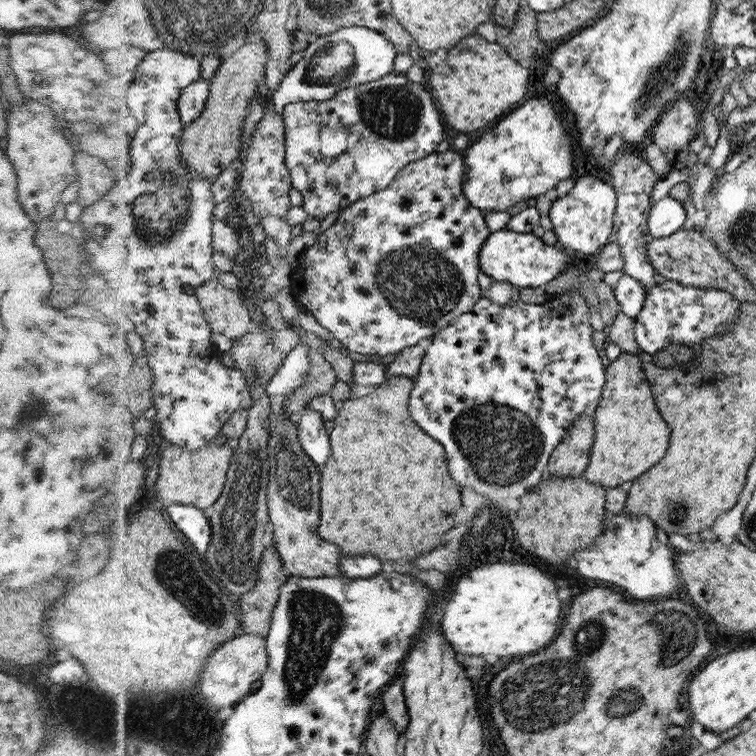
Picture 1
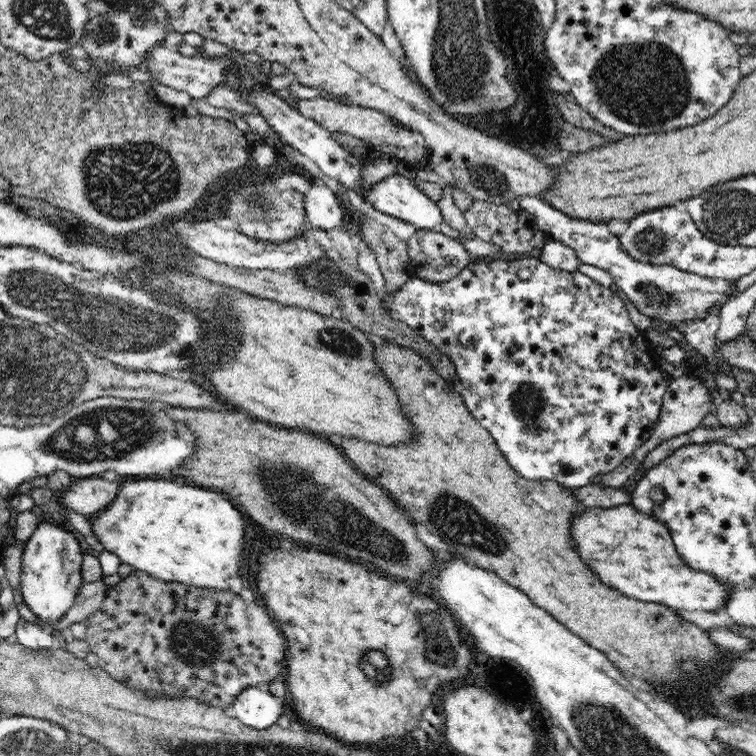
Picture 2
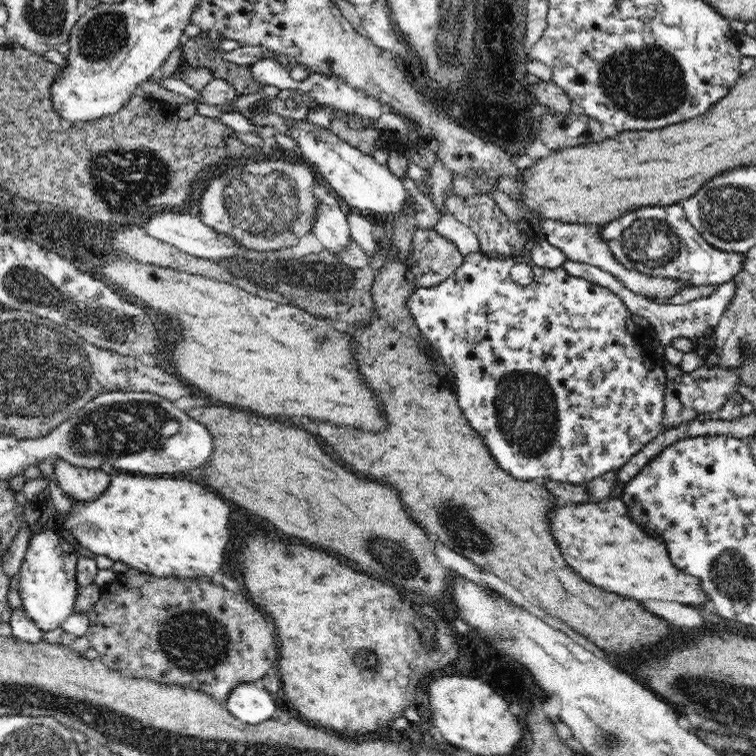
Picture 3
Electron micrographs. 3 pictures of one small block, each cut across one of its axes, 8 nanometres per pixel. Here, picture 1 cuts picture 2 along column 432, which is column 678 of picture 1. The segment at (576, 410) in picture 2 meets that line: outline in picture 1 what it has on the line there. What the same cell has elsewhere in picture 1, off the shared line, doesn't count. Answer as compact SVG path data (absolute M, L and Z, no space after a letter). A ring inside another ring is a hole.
M666 279L653 284L645 294L644 306L635 318L634 336L640 350L653 355L669 344L686 344L696 350L707 338L731 330L741 314L741 301L730 291L684 286Z

